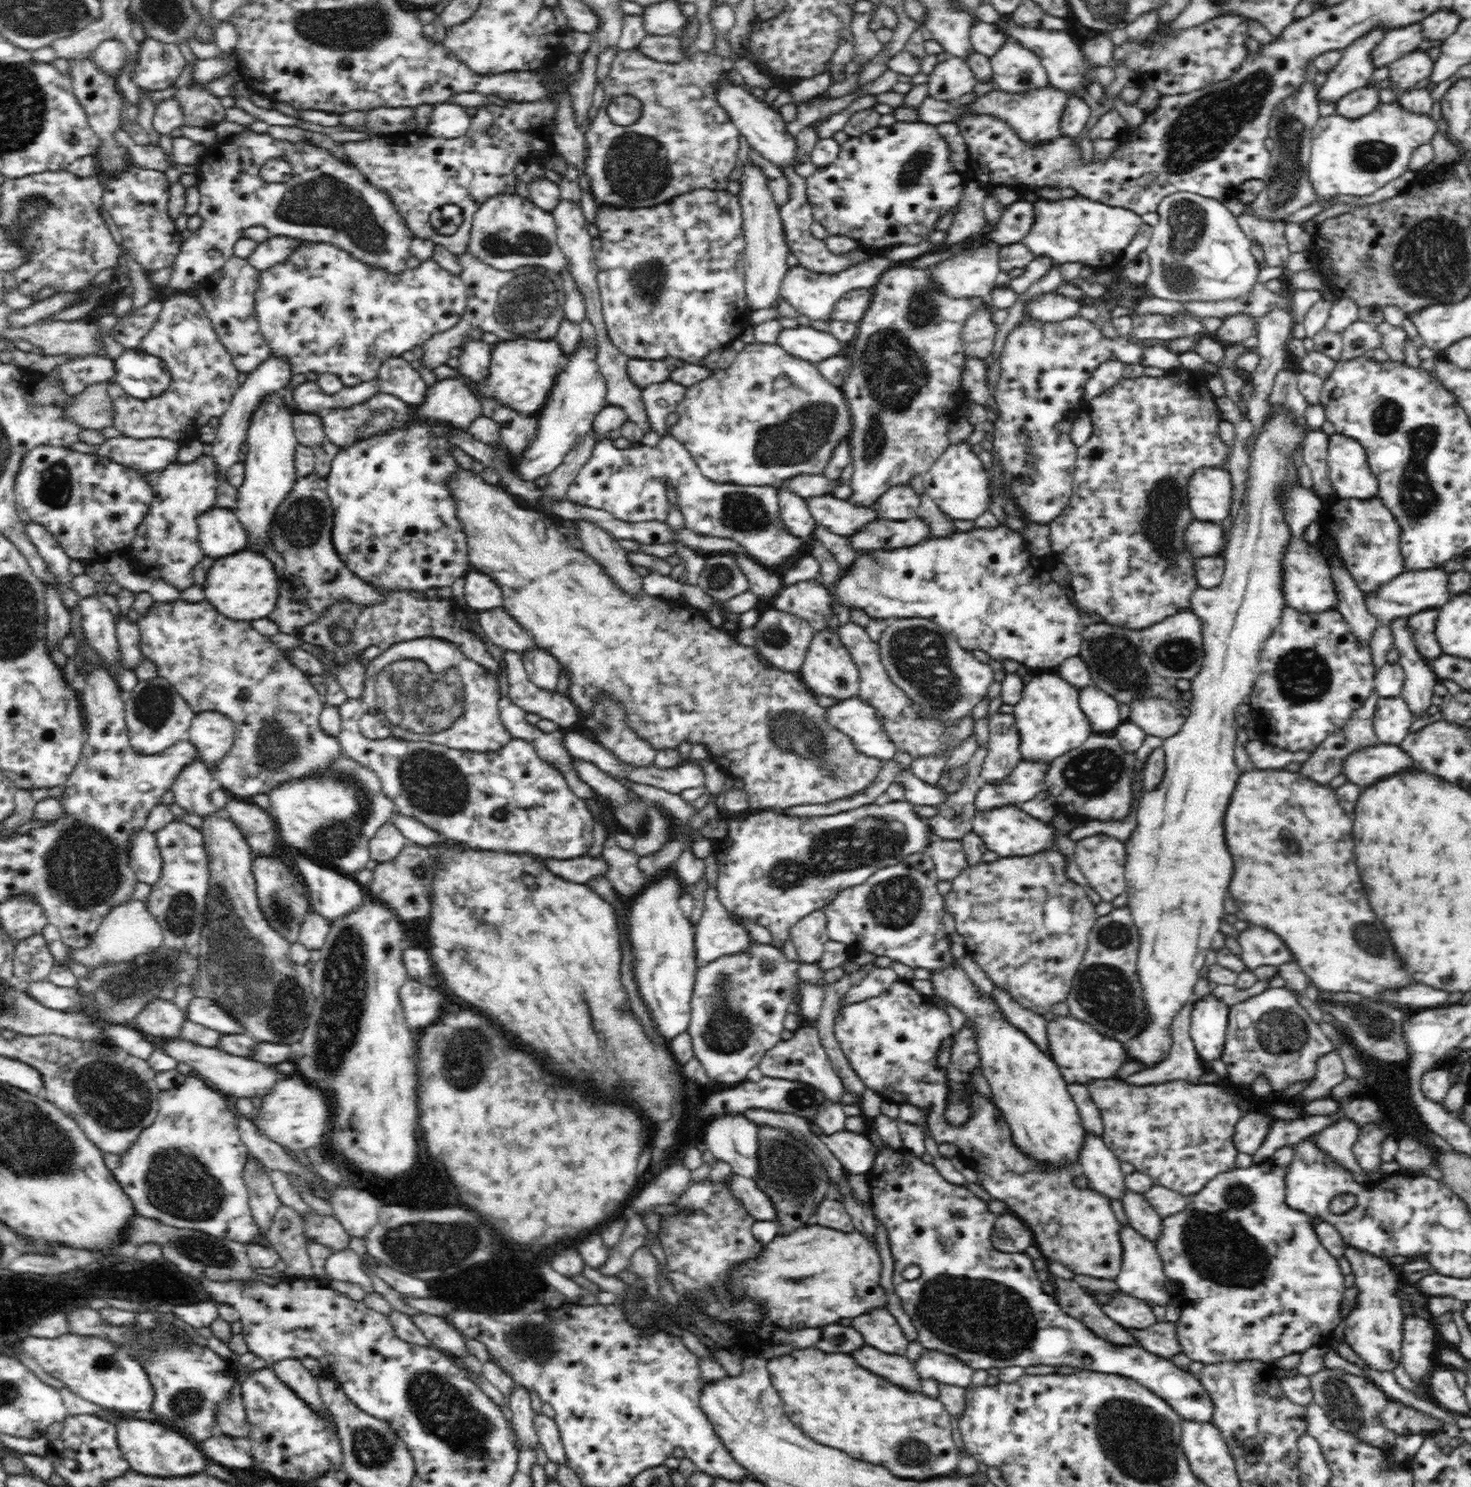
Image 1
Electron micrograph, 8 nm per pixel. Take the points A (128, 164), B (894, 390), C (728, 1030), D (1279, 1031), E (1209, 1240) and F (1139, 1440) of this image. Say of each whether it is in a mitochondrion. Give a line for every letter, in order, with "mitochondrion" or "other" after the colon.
A: other
B: mitochondrion
C: mitochondrion
D: mitochondrion
E: mitochondrion
F: mitochondrion

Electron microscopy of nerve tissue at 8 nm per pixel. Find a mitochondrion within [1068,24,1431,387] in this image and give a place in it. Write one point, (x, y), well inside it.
(1201, 130)

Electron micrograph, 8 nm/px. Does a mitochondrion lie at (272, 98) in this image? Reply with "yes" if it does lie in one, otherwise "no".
no

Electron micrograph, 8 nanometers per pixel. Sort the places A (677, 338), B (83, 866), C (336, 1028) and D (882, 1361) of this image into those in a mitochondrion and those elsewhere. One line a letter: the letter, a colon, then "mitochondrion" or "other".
A: other
B: mitochondrion
C: mitochondrion
D: other

